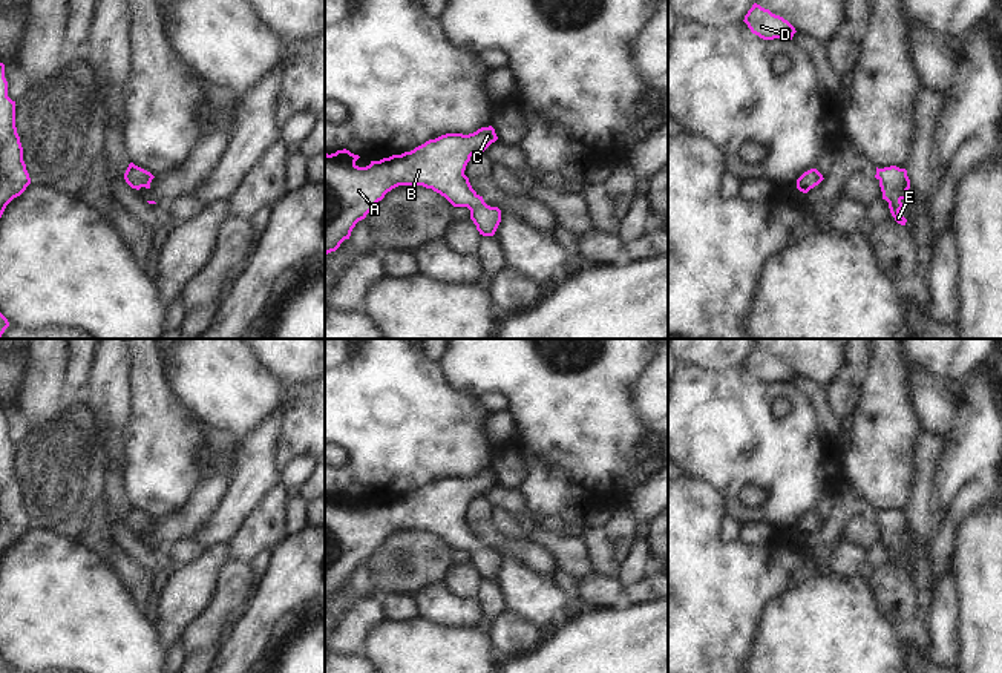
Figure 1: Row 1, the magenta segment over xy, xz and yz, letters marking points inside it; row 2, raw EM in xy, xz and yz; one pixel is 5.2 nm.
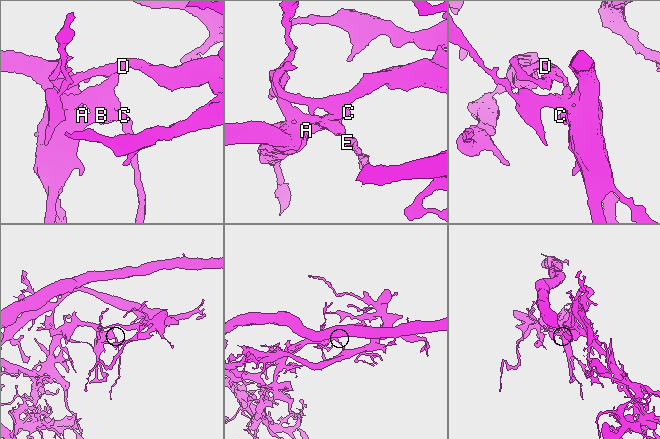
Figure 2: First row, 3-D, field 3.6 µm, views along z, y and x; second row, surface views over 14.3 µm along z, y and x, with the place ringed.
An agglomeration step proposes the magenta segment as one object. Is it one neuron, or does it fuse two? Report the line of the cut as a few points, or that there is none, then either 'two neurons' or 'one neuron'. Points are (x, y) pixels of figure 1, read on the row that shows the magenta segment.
no cut; one neuron

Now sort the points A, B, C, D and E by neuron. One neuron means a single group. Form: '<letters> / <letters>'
A B C D E

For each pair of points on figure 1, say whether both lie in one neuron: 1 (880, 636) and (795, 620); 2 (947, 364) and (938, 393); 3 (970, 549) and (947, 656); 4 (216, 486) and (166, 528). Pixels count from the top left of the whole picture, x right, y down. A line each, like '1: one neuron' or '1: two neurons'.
1: one neuron
2: two neurons
3: two neurons
4: one neuron

